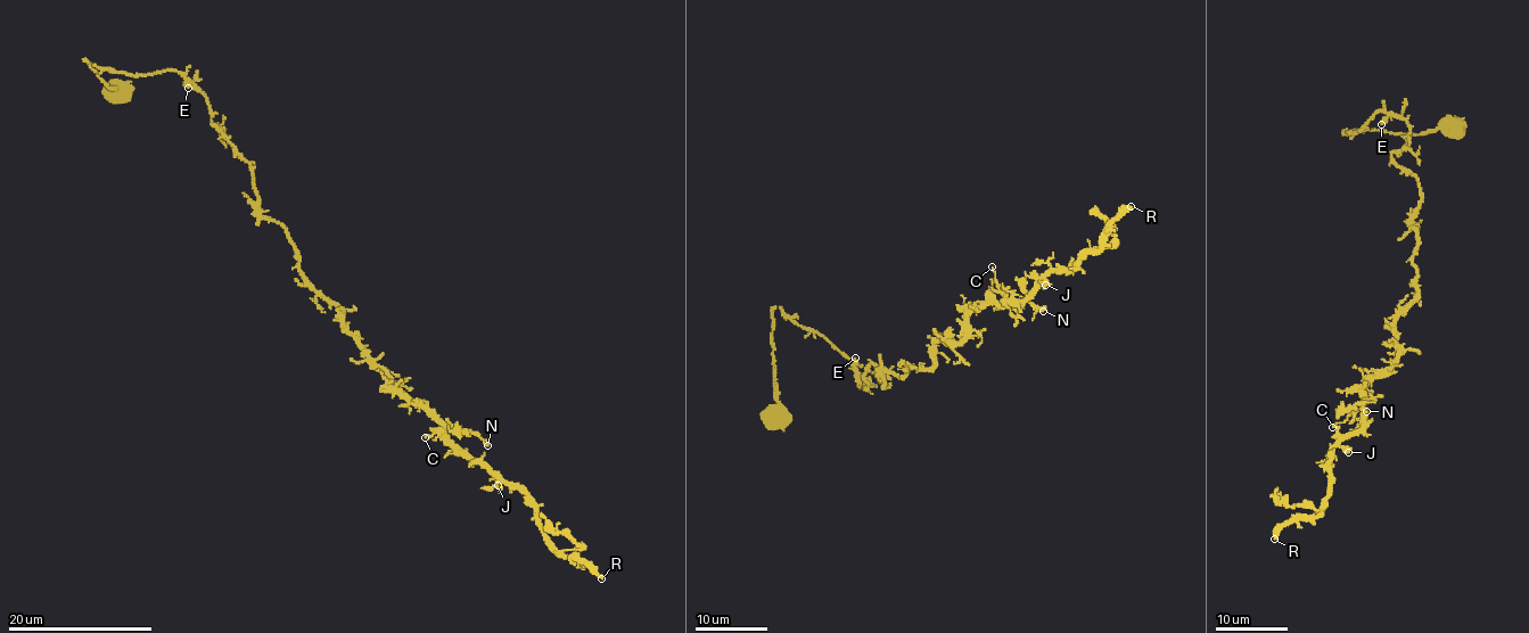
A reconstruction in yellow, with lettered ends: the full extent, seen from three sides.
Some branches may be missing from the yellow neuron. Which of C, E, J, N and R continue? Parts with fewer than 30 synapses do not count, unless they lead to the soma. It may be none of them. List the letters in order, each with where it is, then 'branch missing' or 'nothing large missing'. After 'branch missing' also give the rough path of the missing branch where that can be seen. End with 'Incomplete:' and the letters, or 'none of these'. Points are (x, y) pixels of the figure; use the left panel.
C: (425, 437) | nothing large missing
E: (188, 88) | nothing large missing
J: (498, 485) | nothing large missing
N: (487, 445) | nothing large missing
R: (601, 578) | branch missing | (601, 578), (613, 578), (627, 591), (648, 592), (671, 616)
Incomplete: R

